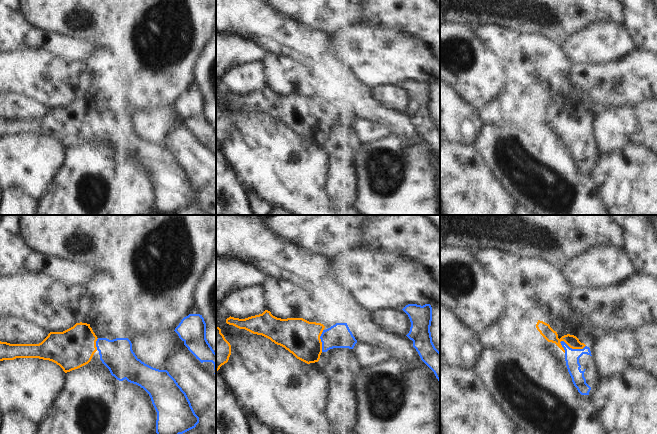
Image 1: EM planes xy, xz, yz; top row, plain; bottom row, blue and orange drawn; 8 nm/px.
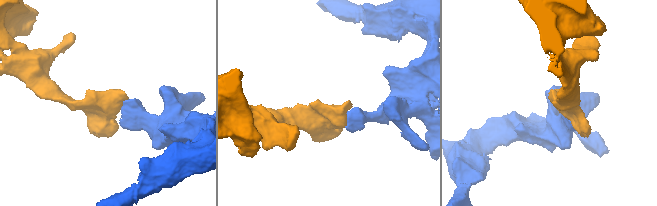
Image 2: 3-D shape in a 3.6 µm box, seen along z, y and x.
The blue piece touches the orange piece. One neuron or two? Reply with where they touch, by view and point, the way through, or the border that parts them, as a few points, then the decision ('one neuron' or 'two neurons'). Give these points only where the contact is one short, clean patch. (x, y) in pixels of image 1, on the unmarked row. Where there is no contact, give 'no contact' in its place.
yz (571, 124) | across yz (572, 132), (571, 124), (546, 107) | one neuron

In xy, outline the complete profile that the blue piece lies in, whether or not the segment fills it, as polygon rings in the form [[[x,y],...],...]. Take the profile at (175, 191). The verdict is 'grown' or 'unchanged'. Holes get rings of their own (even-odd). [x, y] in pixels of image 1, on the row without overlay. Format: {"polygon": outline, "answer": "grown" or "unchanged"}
{"polygon": [[[76,99],[63,108],[50,108],[39,120],[10,120],[0,117],[0,137],[39,134],[56,139],[67,149],[88,140],[97,126],[100,136],[109,145],[112,152],[119,157],[126,155],[128,158],[140,162],[149,170],[157,188],[157,212],[174,215],[179,210],[195,204],[199,199],[199,193],[195,190],[186,169],[167,146],[153,144],[138,135],[128,114],[113,116],[98,114],[90,100],[87,99]]], "answer": "grown"}

